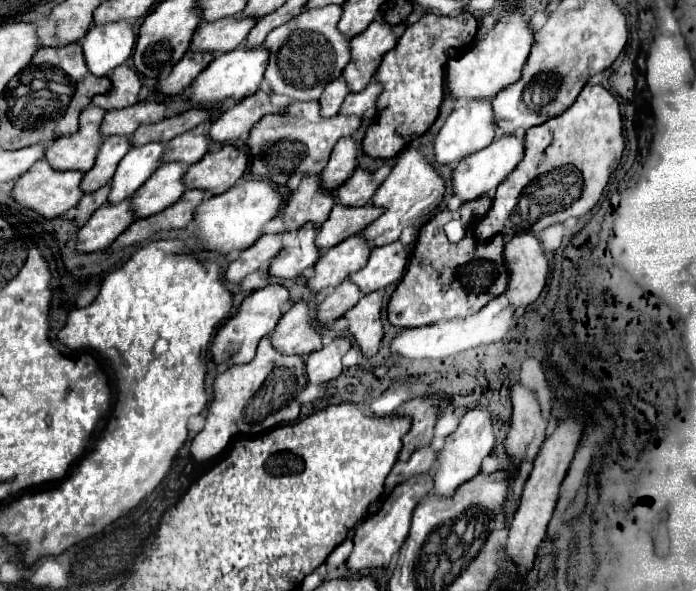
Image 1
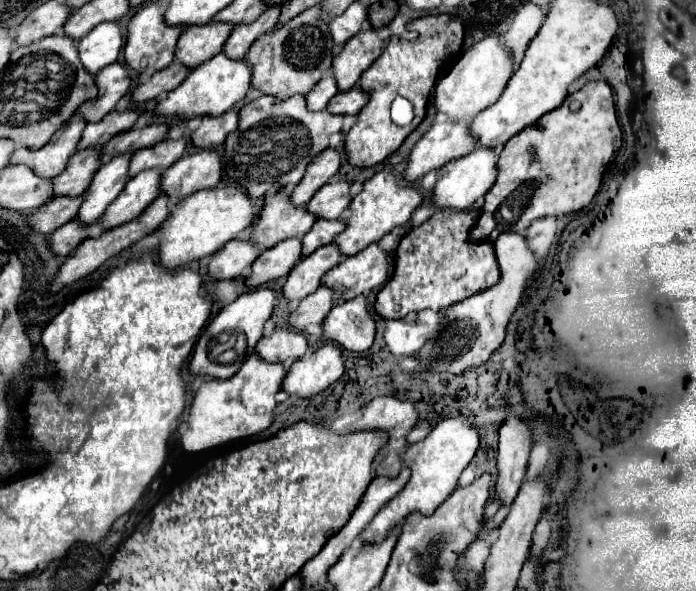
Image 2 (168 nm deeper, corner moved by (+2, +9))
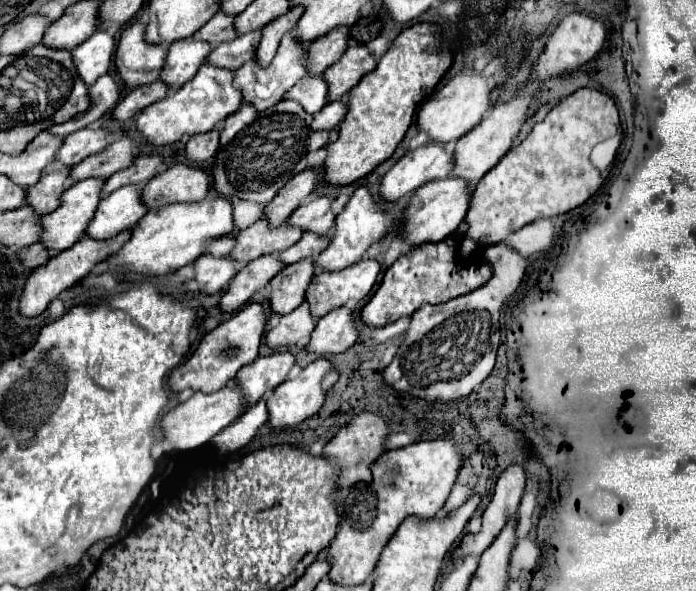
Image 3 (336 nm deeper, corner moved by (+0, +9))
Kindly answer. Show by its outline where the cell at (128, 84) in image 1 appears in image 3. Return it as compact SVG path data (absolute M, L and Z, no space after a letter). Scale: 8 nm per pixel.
M102 75L94 85L90 85L90 99L92 99L92 105L90 105L88 111L84 111L82 115L72 117L66 123L54 125L50 131L54 131L56 135L66 137L70 133L98 121L102 115L110 113L116 107L118 99L120 99L120 87L118 87L116 79L112 75Z

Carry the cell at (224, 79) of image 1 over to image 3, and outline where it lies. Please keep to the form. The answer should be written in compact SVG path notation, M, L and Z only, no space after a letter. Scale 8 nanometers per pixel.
M204 63L194 79L184 83L180 89L170 93L166 99L146 107L138 119L138 131L150 145L168 145L184 135L206 133L220 125L230 113L234 113L242 103L242 91L234 87L234 73L210 63Z

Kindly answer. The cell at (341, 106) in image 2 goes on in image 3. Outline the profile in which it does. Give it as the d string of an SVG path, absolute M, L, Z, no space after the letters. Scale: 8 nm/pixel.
M346 101L326 103L326 107L322 107L322 111L318 115L314 115L314 127L318 127L318 129L334 129L334 127L338 127L342 123L346 113L348 113Z

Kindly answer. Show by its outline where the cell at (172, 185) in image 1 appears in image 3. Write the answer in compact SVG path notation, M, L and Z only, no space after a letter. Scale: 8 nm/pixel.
M126 185L110 193L98 207L98 215L94 223L90 223L90 231L86 235L94 239L108 239L118 235L124 229L132 229L148 213L142 201L140 185Z

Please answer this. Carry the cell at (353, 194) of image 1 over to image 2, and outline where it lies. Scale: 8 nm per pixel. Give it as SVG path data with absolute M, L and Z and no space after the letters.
M348 181L326 183L320 191L316 191L310 203L306 203L308 211L312 211L312 215L316 215L318 219L338 219L348 205L350 205Z

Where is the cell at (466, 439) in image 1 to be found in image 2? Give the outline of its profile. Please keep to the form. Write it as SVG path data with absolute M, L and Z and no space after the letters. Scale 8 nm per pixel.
M456 417L456 419L440 421L424 441L410 445L402 457L404 465L410 467L412 471L410 481L394 499L390 499L376 513L372 523L360 533L360 541L376 543L376 539L384 539L384 535L392 531L392 527L398 527L412 511L420 511L422 515L432 515L432 511L436 511L436 507L456 489L458 477L466 469L466 465L472 461L478 449L478 443L480 443L480 437L476 429L472 429L464 417Z

